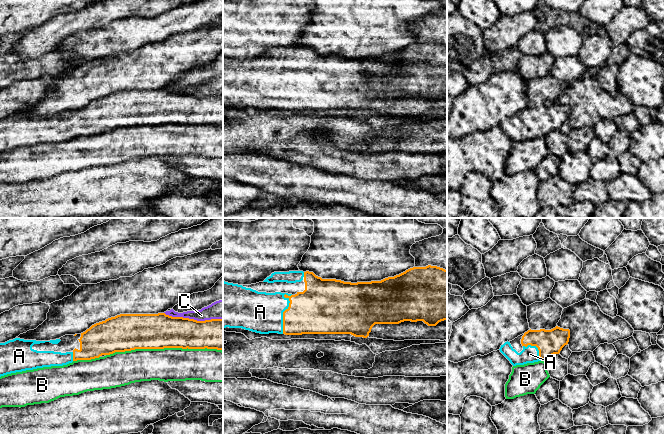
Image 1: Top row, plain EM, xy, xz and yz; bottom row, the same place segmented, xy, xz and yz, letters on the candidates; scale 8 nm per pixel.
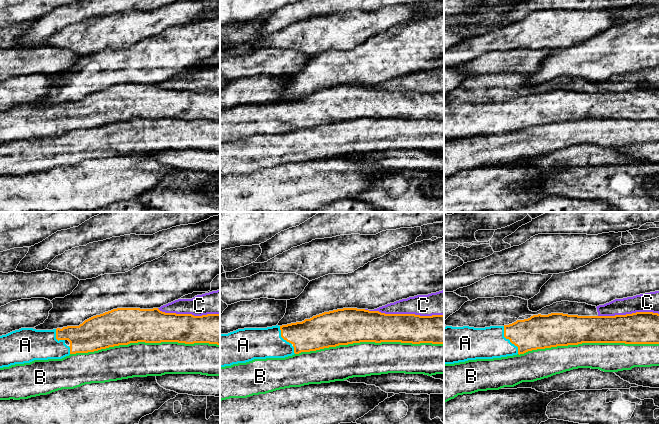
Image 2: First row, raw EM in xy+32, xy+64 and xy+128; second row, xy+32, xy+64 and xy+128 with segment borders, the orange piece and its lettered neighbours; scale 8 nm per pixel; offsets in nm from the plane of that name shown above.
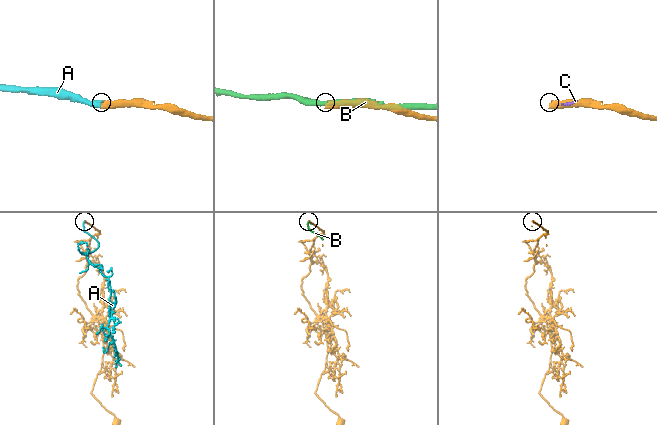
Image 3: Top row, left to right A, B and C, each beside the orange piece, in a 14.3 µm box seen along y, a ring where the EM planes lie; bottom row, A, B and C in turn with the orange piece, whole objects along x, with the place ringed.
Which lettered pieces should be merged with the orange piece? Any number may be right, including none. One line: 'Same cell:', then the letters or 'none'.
Same cell: A

